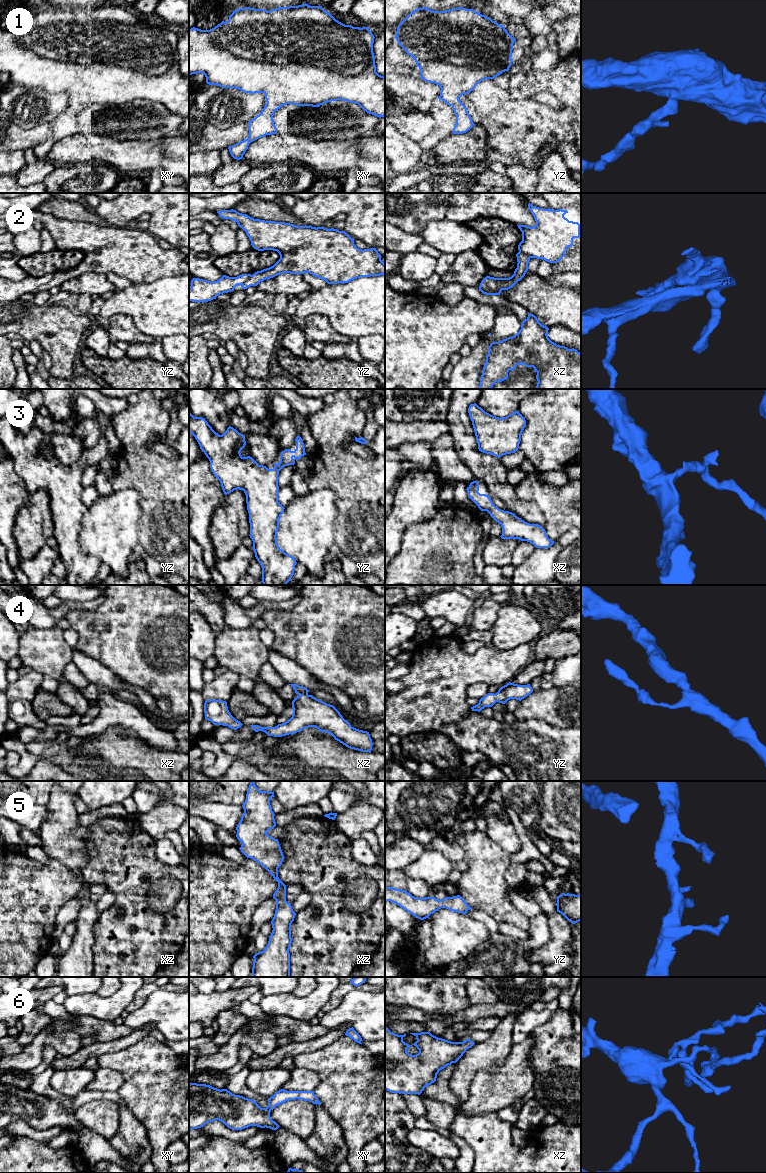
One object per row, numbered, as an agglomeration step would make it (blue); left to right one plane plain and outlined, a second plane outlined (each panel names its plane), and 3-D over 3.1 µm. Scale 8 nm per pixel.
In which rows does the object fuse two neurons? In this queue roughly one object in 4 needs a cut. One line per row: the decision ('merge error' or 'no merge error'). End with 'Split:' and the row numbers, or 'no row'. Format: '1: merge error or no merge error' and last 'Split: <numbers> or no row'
1: no merge error
2: merge error
3: no merge error
4: no merge error
5: no merge error
6: no merge error
Split: 2

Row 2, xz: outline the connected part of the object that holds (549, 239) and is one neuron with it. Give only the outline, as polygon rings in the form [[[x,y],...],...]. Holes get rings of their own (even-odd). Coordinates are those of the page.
[[[530,203],[528,209],[536,225],[517,225],[522,232],[518,250],[530,258],[557,263],[566,256],[565,252],[573,245],[573,239],[581,237],[580,224],[564,217],[567,210],[543,209]]]

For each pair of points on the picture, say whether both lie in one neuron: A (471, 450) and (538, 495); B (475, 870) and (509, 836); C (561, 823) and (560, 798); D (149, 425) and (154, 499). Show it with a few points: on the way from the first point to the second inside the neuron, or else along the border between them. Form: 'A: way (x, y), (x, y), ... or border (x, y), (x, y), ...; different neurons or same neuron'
A: border (514, 487), (515, 493), (521, 499), (534, 501); different neurons
B: border (485, 832), (510, 854); different neurons
C: way (561, 817), (561, 804); same neuron
D: way (140, 443), (140, 465), (154, 481); same neuron

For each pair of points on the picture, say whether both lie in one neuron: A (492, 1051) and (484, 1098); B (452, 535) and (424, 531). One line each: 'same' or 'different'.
A: different
B: same

